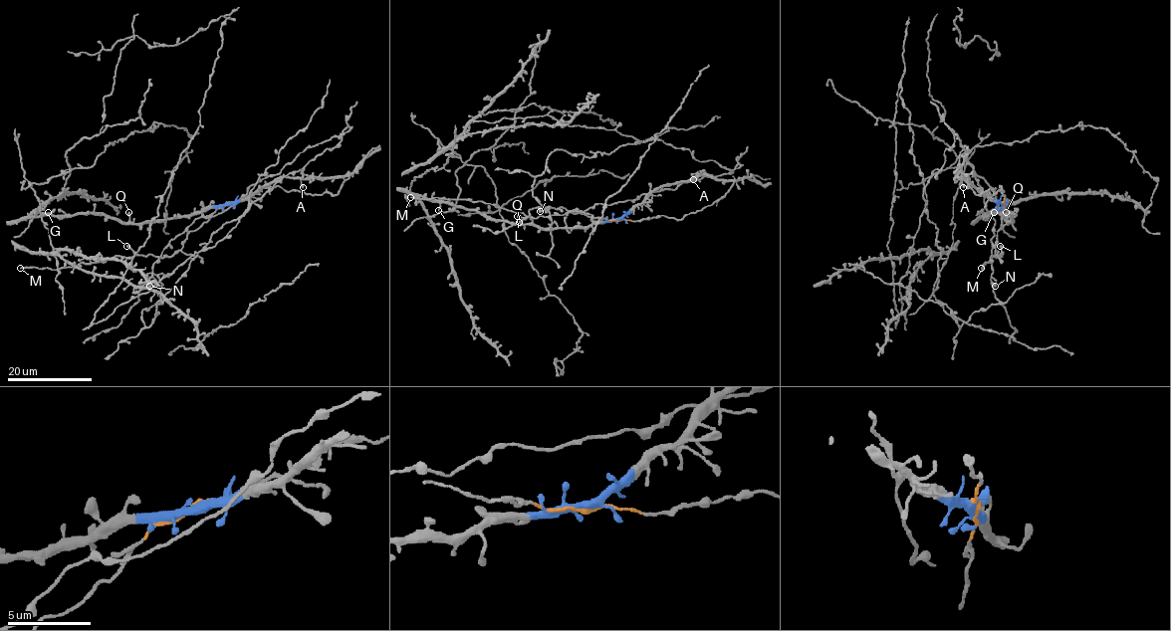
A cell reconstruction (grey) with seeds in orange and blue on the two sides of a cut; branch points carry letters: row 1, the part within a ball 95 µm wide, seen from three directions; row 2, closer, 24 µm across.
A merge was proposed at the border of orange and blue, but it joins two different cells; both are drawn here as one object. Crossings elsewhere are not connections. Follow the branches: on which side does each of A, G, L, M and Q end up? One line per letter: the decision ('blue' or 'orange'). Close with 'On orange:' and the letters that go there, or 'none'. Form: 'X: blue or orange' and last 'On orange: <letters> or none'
A: blue
G: blue
L: orange
M: orange
Q: blue
On orange: L, M

